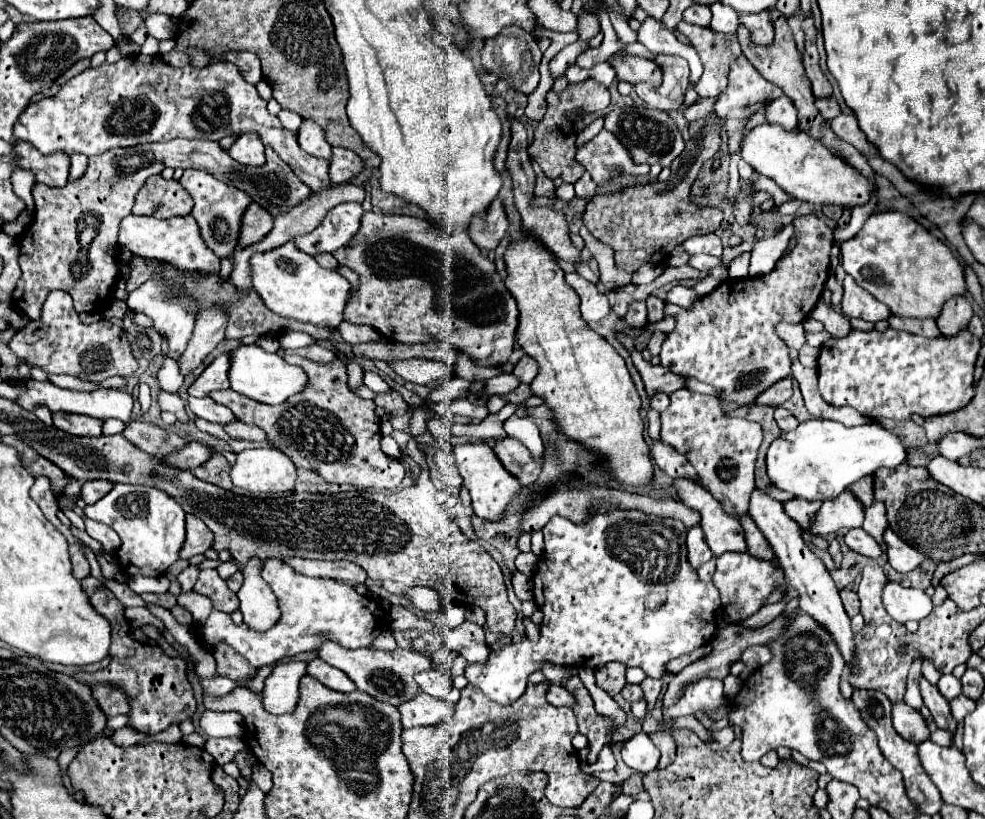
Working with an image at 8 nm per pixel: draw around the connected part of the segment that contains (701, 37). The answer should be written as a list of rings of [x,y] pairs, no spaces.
[[[679,22],[679,32],[683,32],[689,44],[697,50],[703,62],[703,76],[699,78],[695,90],[701,98],[717,96],[727,86],[727,74],[731,62],[741,56],[741,46],[735,34],[713,32],[711,28]]]

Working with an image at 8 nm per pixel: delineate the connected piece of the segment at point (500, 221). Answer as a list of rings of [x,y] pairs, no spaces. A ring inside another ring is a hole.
[[[493,200],[489,204],[489,208],[485,210],[483,216],[473,216],[471,224],[469,224],[469,234],[471,240],[479,246],[479,248],[487,248],[487,250],[495,250],[497,244],[501,242],[501,238],[505,236],[509,228],[509,222],[505,218],[503,206],[499,200]]]

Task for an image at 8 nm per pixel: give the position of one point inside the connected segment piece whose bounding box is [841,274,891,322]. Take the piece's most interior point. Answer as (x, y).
(857, 302)

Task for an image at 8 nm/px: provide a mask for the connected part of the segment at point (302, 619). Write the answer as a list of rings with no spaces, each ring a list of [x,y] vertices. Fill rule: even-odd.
[[[277,558],[265,560],[261,575],[279,600],[281,618],[277,624],[265,632],[257,632],[251,630],[245,622],[235,624],[229,614],[213,610],[203,626],[195,626],[197,642],[205,650],[215,652],[217,646],[225,642],[239,656],[243,656],[251,668],[261,668],[287,656],[317,650],[325,640],[331,640],[343,648],[363,648],[369,646],[387,628],[387,614],[381,604],[375,598],[355,592],[355,588],[345,582],[333,578],[303,576]]]

